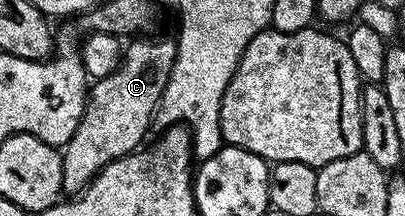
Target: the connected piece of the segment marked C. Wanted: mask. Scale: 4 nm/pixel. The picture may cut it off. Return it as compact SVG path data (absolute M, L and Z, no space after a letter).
M134 38L125 45L122 63L111 74L99 80L94 80L88 88L86 113L80 118L80 126L76 126L76 134L61 149L62 154L62 190L66 194L81 194L85 192L91 180L98 171L108 166L121 156L129 156L139 147L138 144L146 136L146 131L152 128L154 109L164 94L164 86L170 77L174 59L178 53L177 43L170 40L146 40L150 38Z

